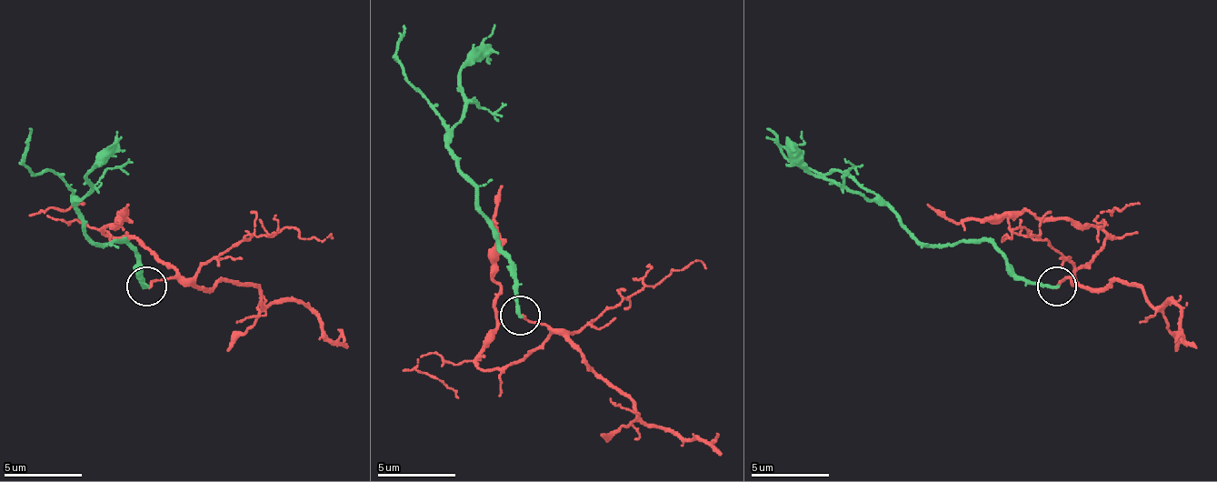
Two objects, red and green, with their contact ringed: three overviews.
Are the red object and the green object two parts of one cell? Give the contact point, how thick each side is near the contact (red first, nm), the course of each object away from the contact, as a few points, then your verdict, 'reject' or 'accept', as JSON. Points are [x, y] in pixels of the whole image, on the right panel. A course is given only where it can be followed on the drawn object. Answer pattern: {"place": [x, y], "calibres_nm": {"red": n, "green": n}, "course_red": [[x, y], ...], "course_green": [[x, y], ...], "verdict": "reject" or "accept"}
{"place": [1057, 286], "calibres_nm": {"red": 140, "green": 240}, "course_red": [[1056, 285], [1075, 273], [1111, 237], [1103, 230], [1080, 225], [1068, 218], [1032, 214], [950, 222], [926, 202]], "course_green": [[1056, 285], [1028, 285], [989, 242], [926, 246], [871, 190], [840, 171], [820, 175], [793, 163], [765, 127]], "verdict": "reject"}

